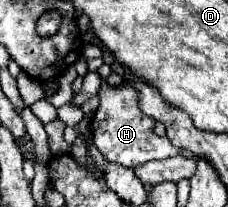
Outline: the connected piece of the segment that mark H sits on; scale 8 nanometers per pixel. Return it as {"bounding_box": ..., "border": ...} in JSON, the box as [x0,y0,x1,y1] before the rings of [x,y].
{"bounding_box":[90,83,180,167],"border":[[[124,83],[118,87],[110,87],[110,85],[100,87],[100,105],[96,113],[92,115],[90,129],[92,129],[92,139],[98,151],[108,161],[114,161],[122,167],[138,167],[152,159],[166,159],[166,157],[178,155],[180,147],[174,147],[168,141],[168,137],[162,137],[162,139],[156,137],[152,133],[152,125],[154,121],[150,117],[140,115],[134,89],[128,89],[128,85]]]}

